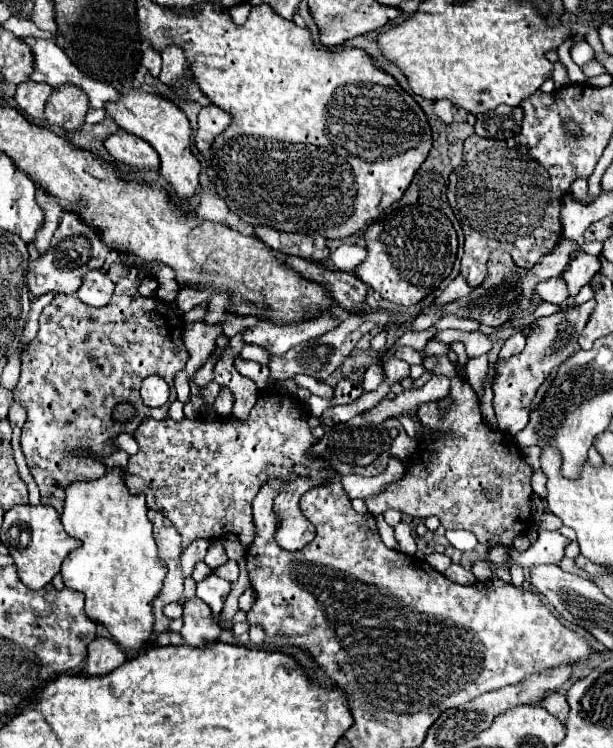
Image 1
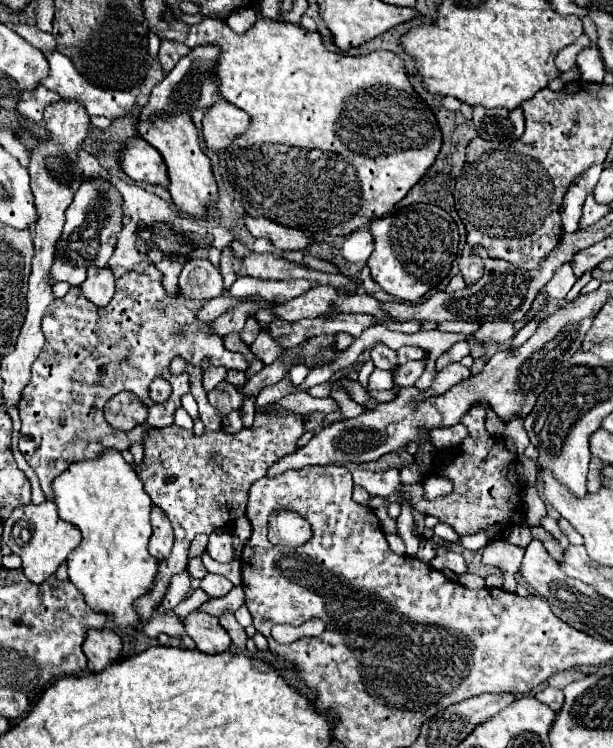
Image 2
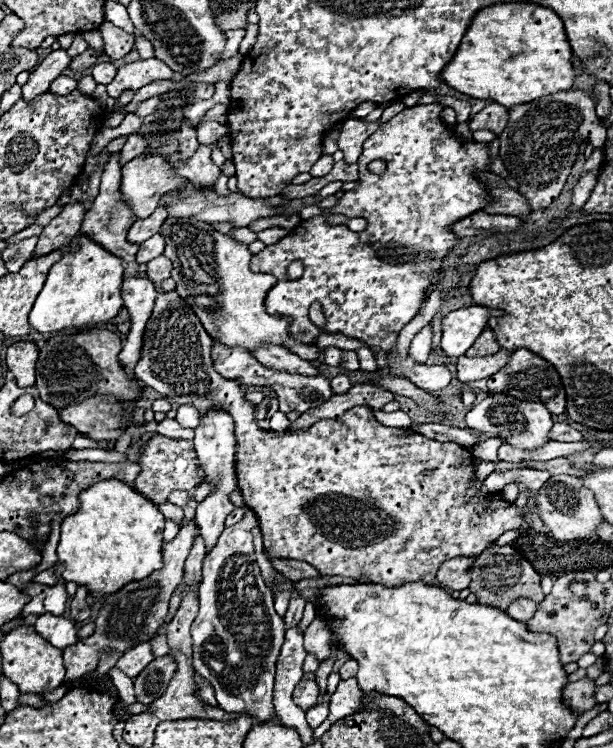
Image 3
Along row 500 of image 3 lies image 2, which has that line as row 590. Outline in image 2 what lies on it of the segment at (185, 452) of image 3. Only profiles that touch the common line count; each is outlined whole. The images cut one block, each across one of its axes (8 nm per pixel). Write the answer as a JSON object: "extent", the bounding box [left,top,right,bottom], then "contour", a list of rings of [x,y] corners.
{"extent":[134,406,306,624],"contour":[[[258,406],[252,428],[242,428],[236,434],[228,434],[224,430],[218,430],[218,432],[204,430],[202,436],[196,436],[194,430],[178,428],[174,424],[166,426],[166,428],[150,428],[146,432],[144,442],[142,442],[144,460],[140,464],[136,464],[134,470],[136,470],[138,478],[144,482],[144,490],[150,494],[152,504],[162,508],[166,512],[166,516],[170,518],[174,534],[176,534],[176,544],[172,548],[170,558],[166,562],[160,562],[158,574],[156,574],[156,584],[154,584],[152,592],[142,596],[142,600],[138,600],[134,604],[134,608],[140,610],[142,624],[146,624],[152,618],[154,608],[160,604],[164,592],[168,590],[170,578],[186,568],[186,554],[188,554],[188,548],[190,548],[190,542],[194,540],[194,536],[196,534],[212,534],[212,530],[216,530],[216,528],[227,527],[230,518],[238,520],[240,516],[246,516],[248,490],[250,490],[252,482],[266,476],[266,470],[274,462],[296,452],[298,450],[296,442],[304,432],[306,430],[304,430],[304,416],[302,414],[294,414],[294,412],[288,412],[288,410],[282,410],[282,408],[274,410],[272,406]]]}

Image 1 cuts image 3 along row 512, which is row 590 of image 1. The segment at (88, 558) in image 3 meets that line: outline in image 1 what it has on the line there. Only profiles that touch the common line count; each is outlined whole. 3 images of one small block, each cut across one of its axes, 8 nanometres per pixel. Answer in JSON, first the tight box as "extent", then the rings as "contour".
{"extent":[62,468,166,658],"contour":[[[114,468],[106,472],[100,480],[94,482],[76,482],[66,492],[66,504],[62,512],[62,524],[68,536],[82,542],[80,548],[70,552],[62,564],[62,580],[64,586],[86,596],[86,614],[96,624],[106,626],[112,634],[112,640],[126,652],[128,658],[136,656],[148,642],[154,638],[154,614],[152,602],[158,598],[162,590],[162,582],[166,578],[166,564],[158,556],[152,522],[148,520],[144,494],[132,496],[128,488],[124,488],[124,478],[120,476],[122,468]]]}

